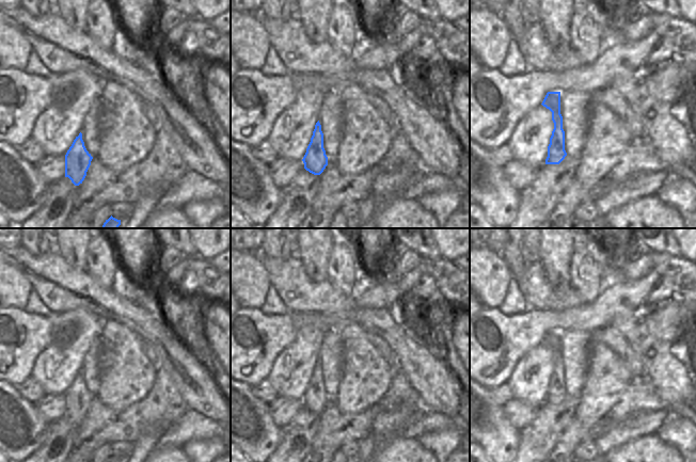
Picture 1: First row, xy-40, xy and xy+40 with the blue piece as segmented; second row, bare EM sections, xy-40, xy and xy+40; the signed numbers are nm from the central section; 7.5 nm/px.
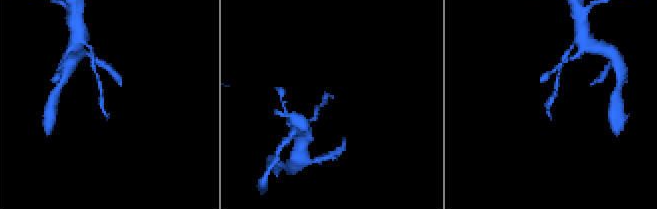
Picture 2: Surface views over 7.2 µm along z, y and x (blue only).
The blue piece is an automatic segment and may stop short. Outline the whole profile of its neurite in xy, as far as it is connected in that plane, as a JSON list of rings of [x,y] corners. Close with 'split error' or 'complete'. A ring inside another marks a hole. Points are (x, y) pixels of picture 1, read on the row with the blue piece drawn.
[[[319,121],[315,125],[311,142],[302,161],[304,169],[314,175],[320,175],[328,165],[328,157],[323,148],[323,133]]]; complete

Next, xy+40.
[[[548,92],[541,105],[552,112],[552,121],[554,123],[545,164],[559,164],[567,156],[563,116],[560,114],[560,92]]]; complete

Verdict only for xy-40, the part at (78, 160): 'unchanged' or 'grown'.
unchanged

